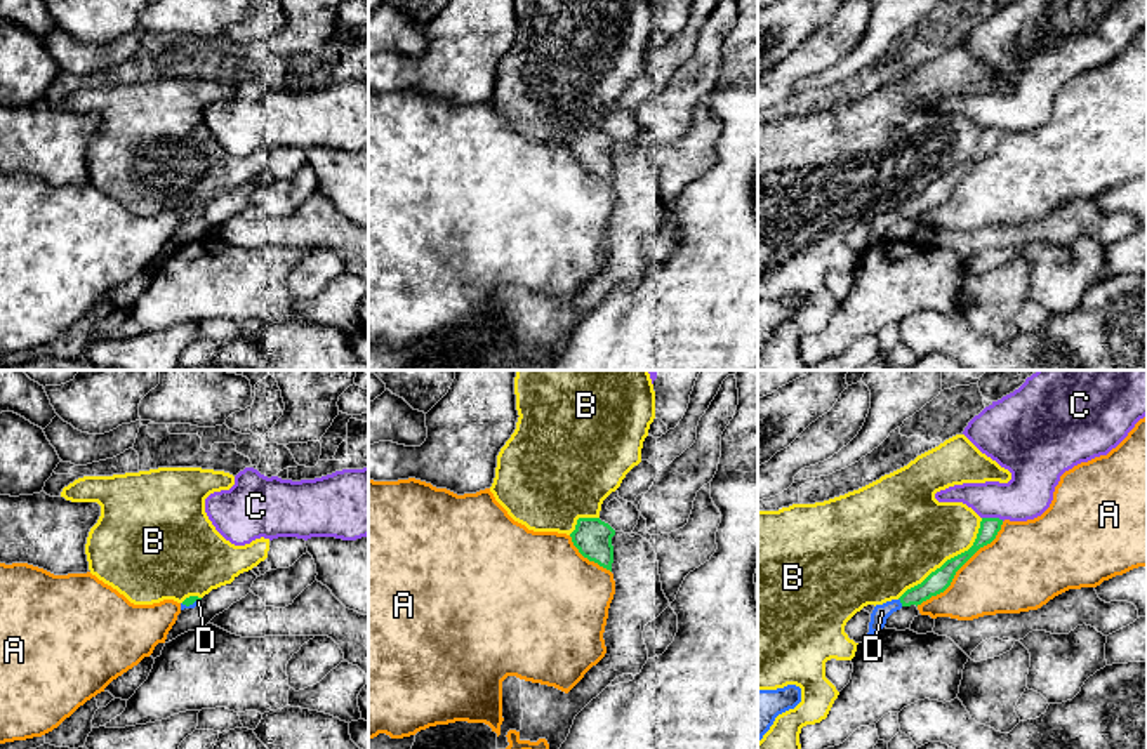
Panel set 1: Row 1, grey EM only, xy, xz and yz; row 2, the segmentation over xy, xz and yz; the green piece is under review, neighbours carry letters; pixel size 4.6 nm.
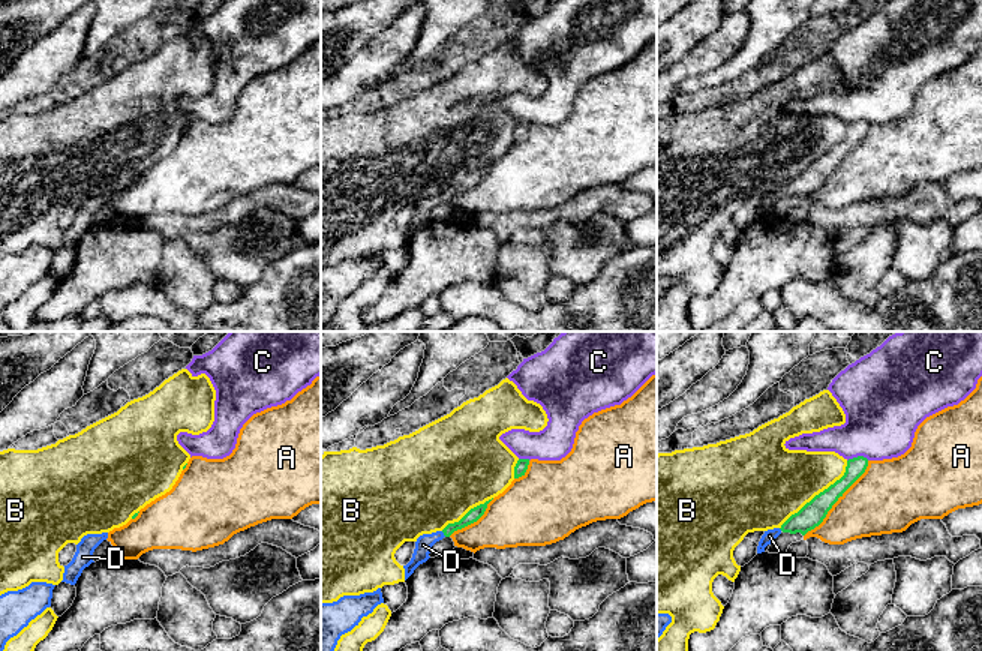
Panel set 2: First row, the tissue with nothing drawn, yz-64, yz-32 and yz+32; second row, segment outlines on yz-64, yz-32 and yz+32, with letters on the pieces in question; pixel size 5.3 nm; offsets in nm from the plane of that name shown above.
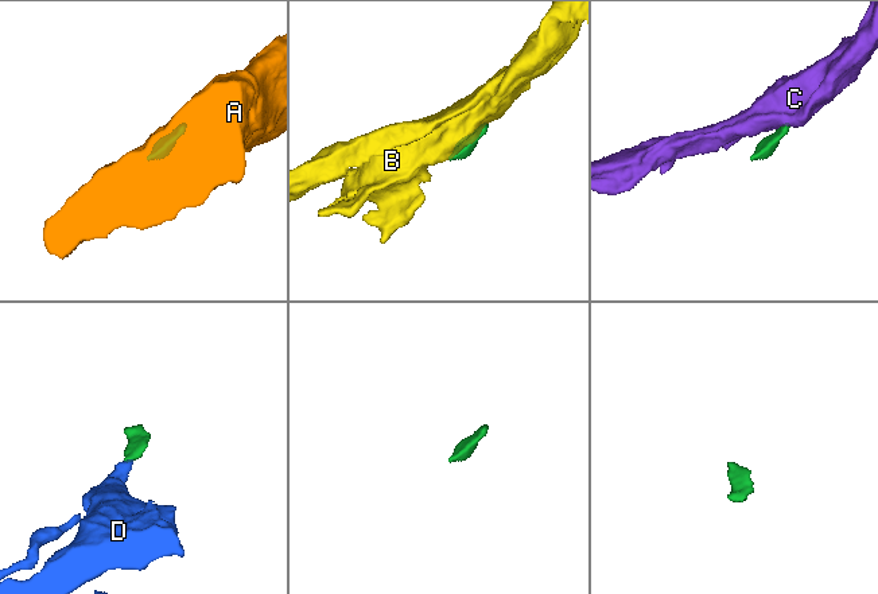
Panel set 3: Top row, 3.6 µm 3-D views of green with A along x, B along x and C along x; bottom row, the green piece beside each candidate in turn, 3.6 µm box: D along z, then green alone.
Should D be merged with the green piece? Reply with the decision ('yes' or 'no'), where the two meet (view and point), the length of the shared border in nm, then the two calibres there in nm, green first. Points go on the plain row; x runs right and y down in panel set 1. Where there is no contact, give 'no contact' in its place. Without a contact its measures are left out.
yes; contact yz (901, 212); length 40 nm; calibres 100 and 80 nm

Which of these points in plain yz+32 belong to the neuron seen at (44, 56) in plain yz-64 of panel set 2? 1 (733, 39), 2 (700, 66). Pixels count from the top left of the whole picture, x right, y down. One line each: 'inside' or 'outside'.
1: inside
2: inside

